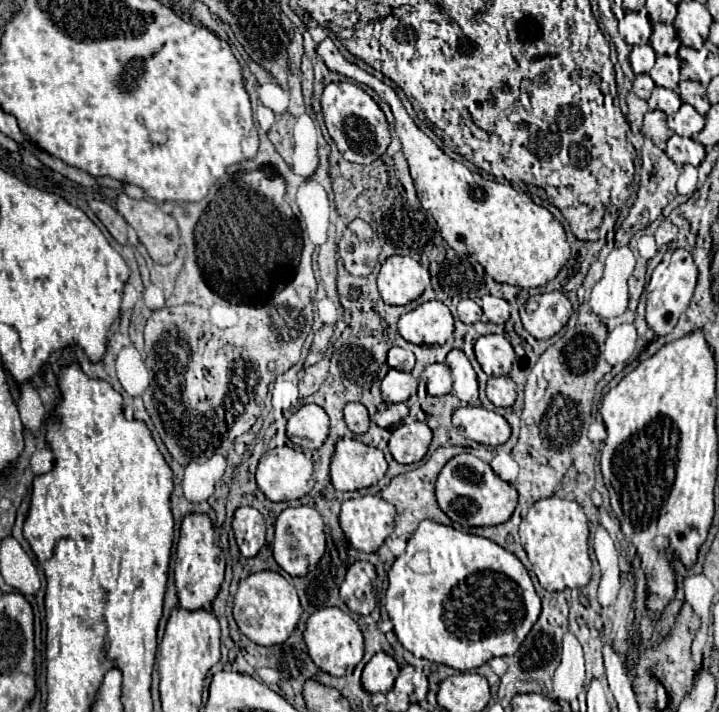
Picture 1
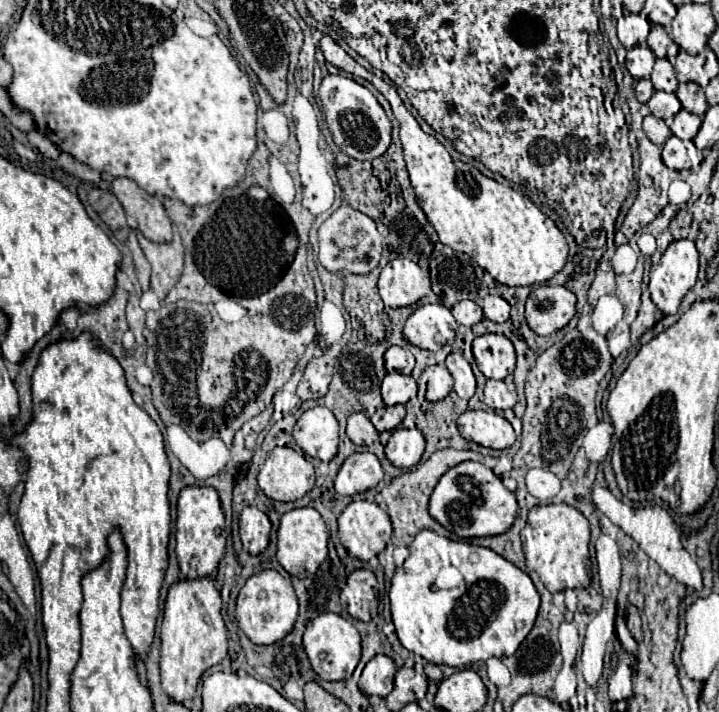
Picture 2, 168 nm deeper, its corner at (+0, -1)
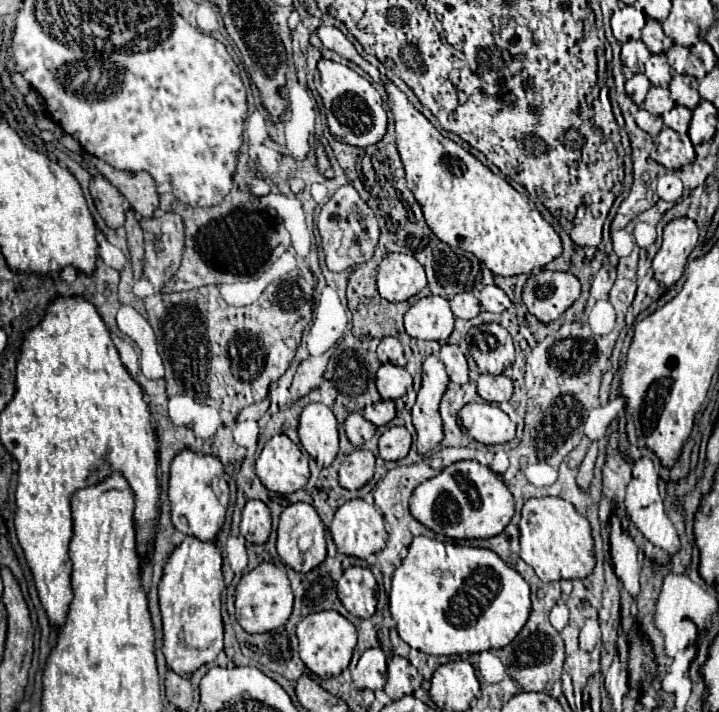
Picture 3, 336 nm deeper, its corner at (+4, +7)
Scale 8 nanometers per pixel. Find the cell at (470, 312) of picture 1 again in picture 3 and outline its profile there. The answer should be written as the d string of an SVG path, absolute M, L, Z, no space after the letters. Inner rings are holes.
M460 293L450 299L452 313L460 319L472 319L480 313L480 301L472 293Z

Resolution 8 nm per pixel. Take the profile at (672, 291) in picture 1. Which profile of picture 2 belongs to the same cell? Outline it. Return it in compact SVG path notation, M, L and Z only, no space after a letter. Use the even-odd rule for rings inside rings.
M678 239L668 245L658 263L650 269L650 295L664 315L678 311L686 291L696 283L698 249L690 239Z

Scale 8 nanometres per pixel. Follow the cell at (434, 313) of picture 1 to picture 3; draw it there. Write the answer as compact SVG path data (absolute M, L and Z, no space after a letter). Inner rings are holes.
M424 297L404 315L406 333L424 341L446 341L454 329L454 313L442 297Z

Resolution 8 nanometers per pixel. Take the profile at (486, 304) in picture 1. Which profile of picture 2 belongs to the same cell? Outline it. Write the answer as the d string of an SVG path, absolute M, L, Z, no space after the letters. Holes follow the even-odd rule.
M486 295L480 301L480 307L483 309L484 317L494 323L504 323L510 317L510 305L498 295Z

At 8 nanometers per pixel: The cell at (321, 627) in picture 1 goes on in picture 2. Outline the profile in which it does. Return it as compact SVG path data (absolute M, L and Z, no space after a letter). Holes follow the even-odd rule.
M324 613L312 619L304 631L304 649L314 673L324 681L348 679L360 661L360 633L352 623L336 613Z

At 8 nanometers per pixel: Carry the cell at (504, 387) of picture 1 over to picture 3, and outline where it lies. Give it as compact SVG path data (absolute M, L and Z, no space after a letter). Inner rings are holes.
M480 375L478 395L488 403L502 403L512 397L512 379L506 375Z

